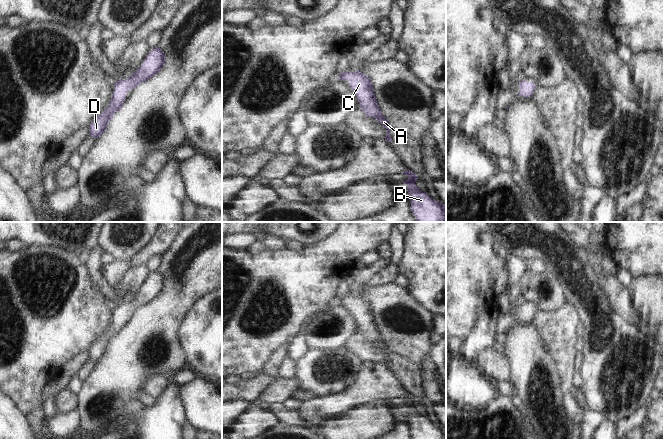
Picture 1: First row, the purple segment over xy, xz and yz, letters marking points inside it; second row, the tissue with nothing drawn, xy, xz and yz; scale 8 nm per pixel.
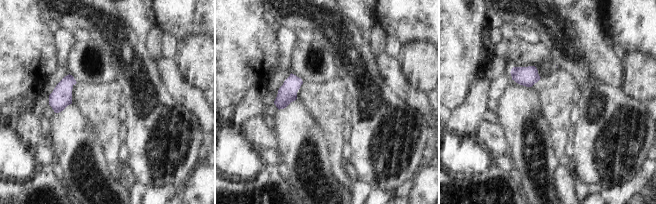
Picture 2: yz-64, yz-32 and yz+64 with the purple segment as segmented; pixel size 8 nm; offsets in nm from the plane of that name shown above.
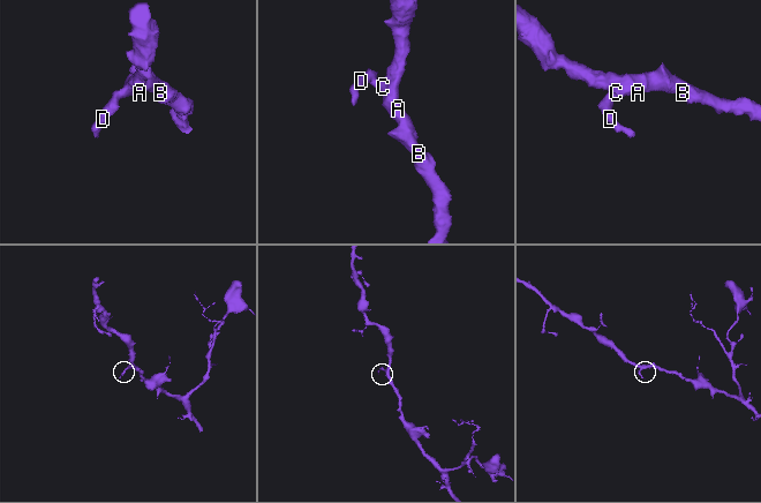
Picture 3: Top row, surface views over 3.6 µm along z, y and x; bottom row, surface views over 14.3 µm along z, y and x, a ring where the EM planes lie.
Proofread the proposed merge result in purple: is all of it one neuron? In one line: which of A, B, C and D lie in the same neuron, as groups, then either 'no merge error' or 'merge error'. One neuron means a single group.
groups A B C D; no merge error

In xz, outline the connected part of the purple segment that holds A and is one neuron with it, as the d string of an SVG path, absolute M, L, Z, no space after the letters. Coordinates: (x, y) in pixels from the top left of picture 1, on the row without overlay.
M358 294L356 296L341 296L338 302L349 305L351 313L357 320L360 332L365 336L367 341L375 342L387 353L385 364L391 366L390 355L392 351L378 330L370 301Z

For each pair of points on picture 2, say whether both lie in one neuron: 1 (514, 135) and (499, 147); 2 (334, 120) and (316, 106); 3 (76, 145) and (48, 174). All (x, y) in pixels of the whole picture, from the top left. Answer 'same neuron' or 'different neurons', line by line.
1: different neurons
2: same neuron
3: different neurons

